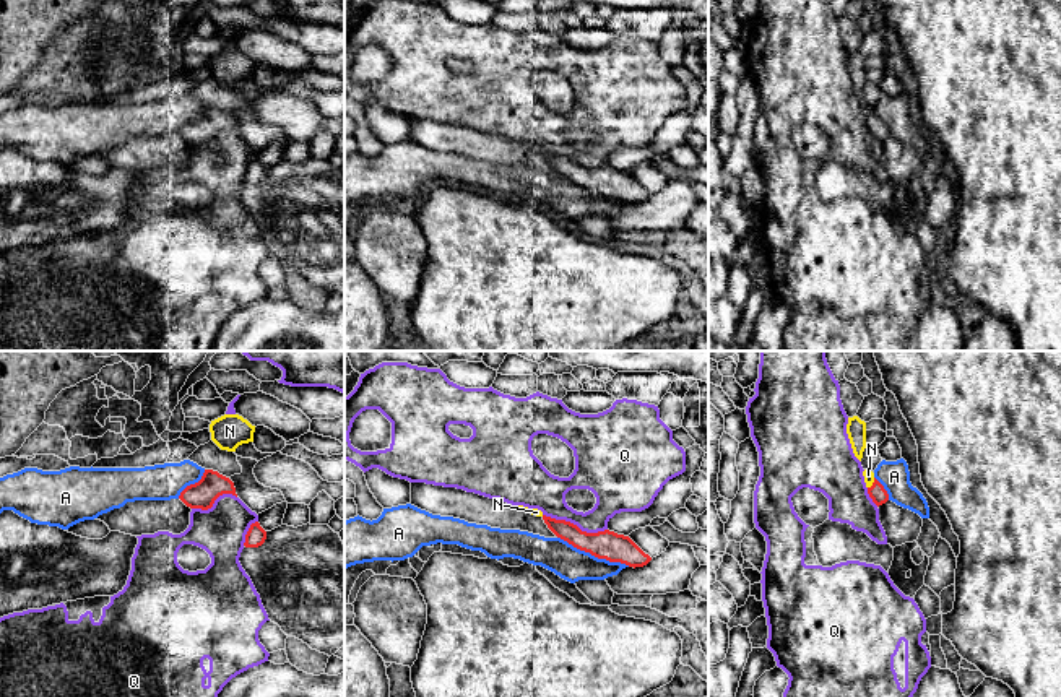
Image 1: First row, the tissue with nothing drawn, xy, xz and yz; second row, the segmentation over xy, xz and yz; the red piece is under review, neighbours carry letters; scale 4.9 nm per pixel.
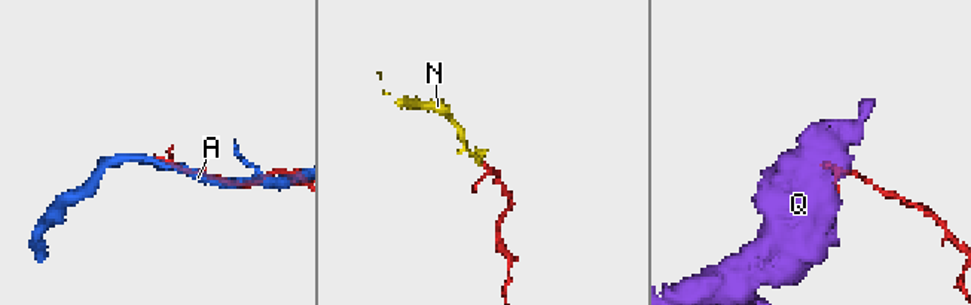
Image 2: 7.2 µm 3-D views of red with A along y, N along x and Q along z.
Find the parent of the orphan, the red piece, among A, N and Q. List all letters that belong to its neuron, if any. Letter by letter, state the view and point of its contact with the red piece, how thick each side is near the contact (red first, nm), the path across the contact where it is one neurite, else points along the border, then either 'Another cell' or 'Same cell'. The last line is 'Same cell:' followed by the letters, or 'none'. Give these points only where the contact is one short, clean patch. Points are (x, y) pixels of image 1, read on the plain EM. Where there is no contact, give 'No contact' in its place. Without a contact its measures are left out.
A: Touches red at xz (593, 190). Thickness 140 nm (red) against 160 nm. Another cell
N: Touches red at yz (873, 119). Thickness 90 nm (red) against 50 nm. Same cell
Q: Touches red at xz (575, 161). Thickness 140 nm (red) against 200 nm. Another cell
Same cell: N

